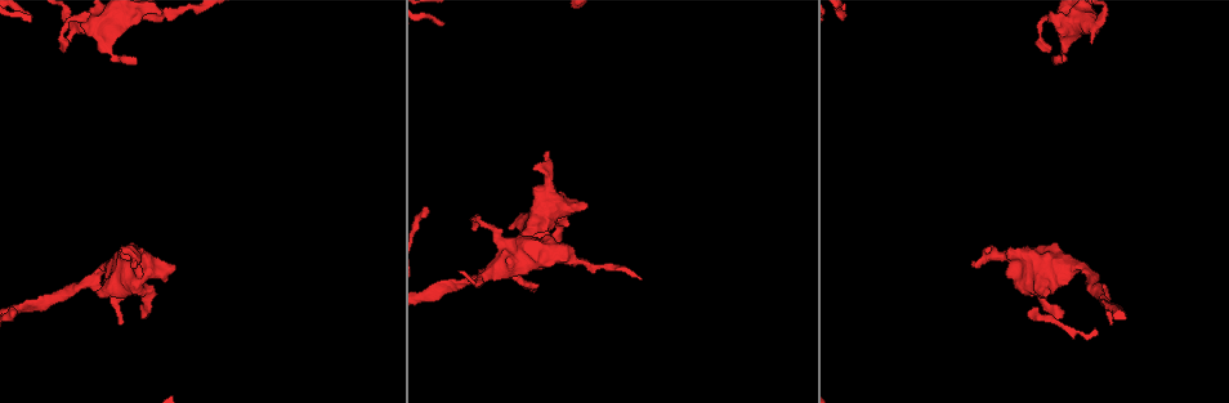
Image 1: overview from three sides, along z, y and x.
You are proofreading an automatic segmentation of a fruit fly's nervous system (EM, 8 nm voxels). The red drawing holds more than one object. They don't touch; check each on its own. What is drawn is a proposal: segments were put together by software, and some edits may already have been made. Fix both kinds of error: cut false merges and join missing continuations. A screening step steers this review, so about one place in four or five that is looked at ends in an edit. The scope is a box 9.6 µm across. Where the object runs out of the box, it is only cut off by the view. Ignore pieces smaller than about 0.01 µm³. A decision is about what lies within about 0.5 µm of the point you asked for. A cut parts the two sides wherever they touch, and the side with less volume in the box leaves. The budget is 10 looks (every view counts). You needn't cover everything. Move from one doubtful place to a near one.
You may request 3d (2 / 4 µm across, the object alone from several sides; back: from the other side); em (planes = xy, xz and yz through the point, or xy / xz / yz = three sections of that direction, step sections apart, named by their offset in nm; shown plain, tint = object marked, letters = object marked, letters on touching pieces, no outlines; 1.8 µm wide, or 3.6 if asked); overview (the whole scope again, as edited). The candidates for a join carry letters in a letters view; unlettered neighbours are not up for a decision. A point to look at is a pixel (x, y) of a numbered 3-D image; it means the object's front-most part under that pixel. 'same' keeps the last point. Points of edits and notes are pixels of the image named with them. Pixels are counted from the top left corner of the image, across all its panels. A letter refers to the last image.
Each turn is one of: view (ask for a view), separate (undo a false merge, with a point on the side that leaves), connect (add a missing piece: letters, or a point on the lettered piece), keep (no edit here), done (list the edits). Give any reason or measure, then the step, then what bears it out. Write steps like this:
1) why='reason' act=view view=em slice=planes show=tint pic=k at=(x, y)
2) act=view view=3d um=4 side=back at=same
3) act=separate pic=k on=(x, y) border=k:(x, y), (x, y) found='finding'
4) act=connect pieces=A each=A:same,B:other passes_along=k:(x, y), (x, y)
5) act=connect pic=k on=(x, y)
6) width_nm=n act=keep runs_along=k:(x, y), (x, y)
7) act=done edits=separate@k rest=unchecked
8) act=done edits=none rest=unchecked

why='tapers out' act=view view=3d um=2 pic=1 at=(1053, 62)

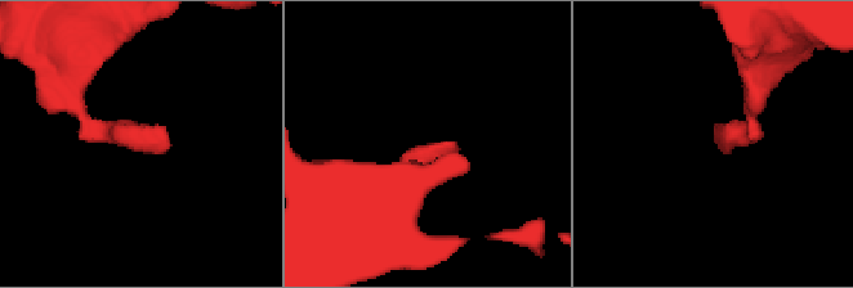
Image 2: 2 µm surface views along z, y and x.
act=view view=em slice=planes show=tint pic=2 at=(164, 142)

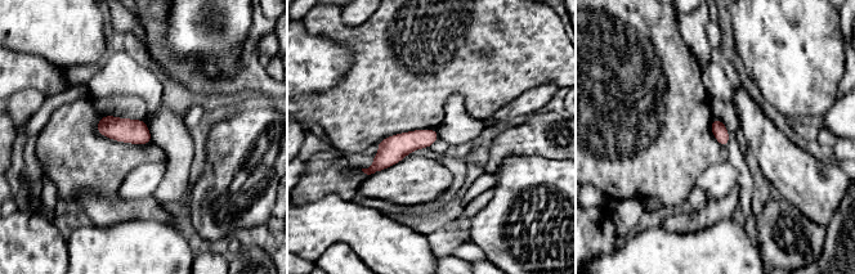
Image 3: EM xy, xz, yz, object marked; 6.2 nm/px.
why='what lies round it' act=view view=em slice=planes show=letters at=same

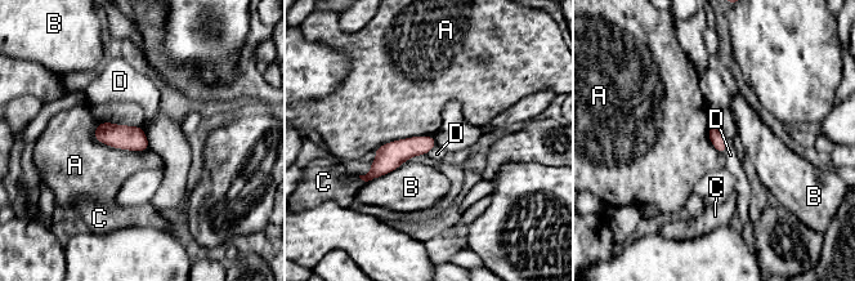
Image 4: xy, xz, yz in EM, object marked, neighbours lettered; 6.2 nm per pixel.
longest_contact=A:360nm act=keep each=A:other,B:other,C:other,D:other runs_along=4:(432, 141), (393, 154), (368, 177) found='none of them fits'

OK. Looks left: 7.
why='abrupt turn' act=view view=em slice=planes show=tint pic=1 at=(67, 23)

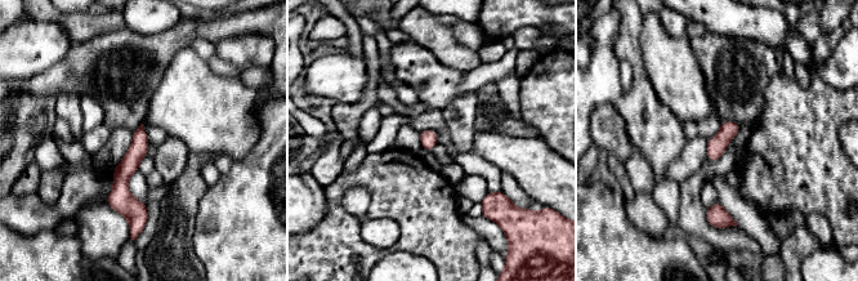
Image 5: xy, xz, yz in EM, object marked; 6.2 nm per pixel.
why='see the neighbours' act=view view=em slice=planes show=letters at=same

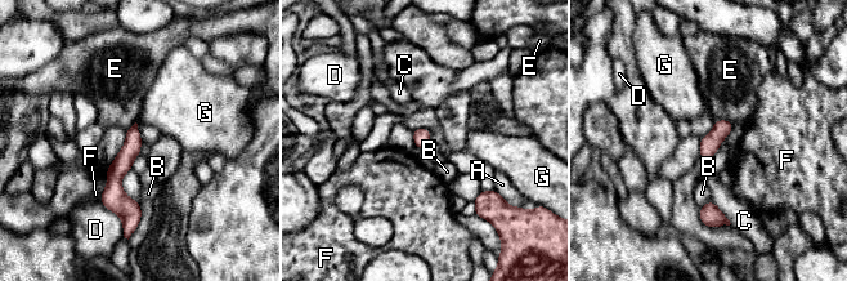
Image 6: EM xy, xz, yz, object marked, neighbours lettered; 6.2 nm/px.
longest_contact=D:240nm act=keep each=A:other,B:other,C:other,D:other,E:other,F:other,G:other found='continuous, no second cell'

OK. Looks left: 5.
why='branch stops here' act=view view=3d um=4 pic=1 at=(144, 316)

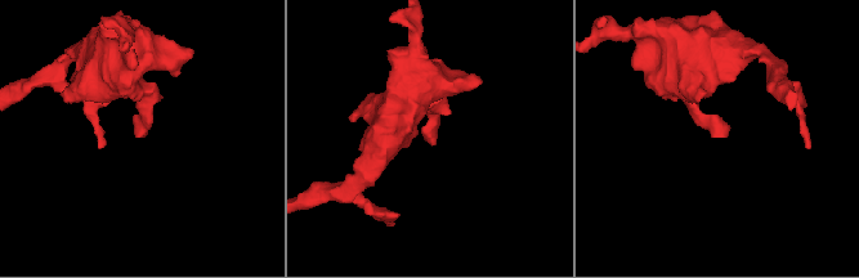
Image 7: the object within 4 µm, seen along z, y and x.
act=view view=em slice=planes show=letters pic=7 at=(724, 136)

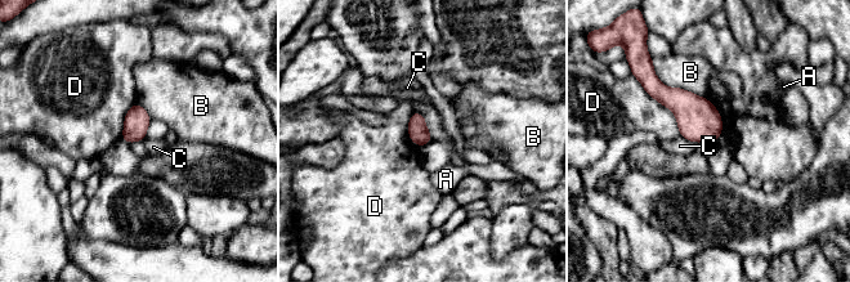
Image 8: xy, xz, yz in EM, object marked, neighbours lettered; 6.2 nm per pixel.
act=keep each=A:other,B:other,C:other,D:other border=8:(415, 110), (424, 117), (433, 139) found='no lettered piece goes on from it'

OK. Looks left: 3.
why='sudden change in width' act=view view=em slice=planes show=plain pic=1 at=(135, 253)

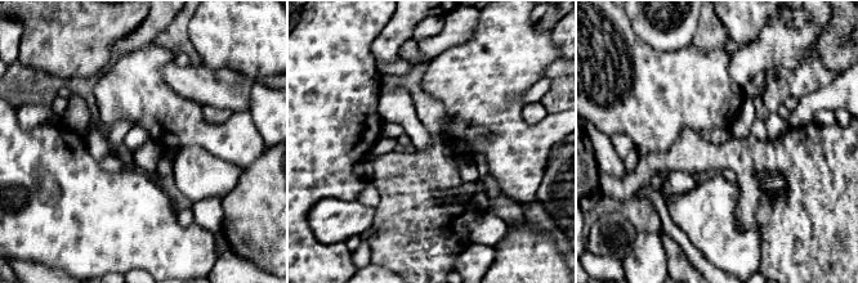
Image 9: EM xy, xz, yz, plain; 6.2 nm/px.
act=view view=em slice=planes show=letters at=same

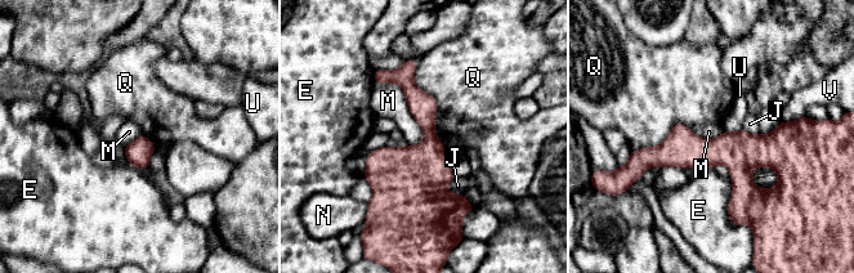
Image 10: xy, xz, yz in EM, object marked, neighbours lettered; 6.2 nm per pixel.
act=keep each=E:other,J:other,M:other,N:other,Q:other,U:other,V:other border=10:(374, 81), (401, 88), (420, 144) found='one cell here'

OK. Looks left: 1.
act=done edits=none rest=unchecked

